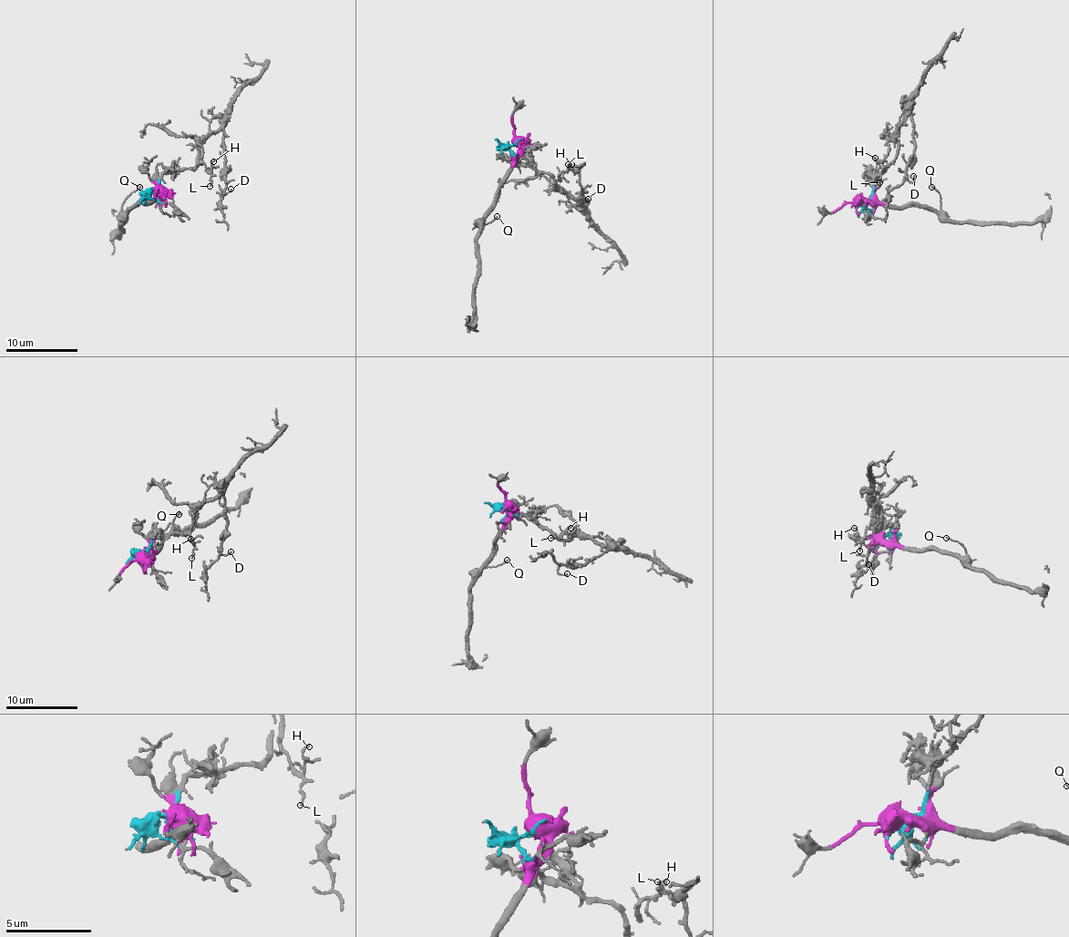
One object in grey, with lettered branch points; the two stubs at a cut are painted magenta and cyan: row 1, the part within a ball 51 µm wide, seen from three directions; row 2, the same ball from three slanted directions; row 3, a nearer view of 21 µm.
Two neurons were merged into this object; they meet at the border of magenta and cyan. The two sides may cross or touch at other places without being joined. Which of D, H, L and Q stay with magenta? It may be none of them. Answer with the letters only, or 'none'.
Q

